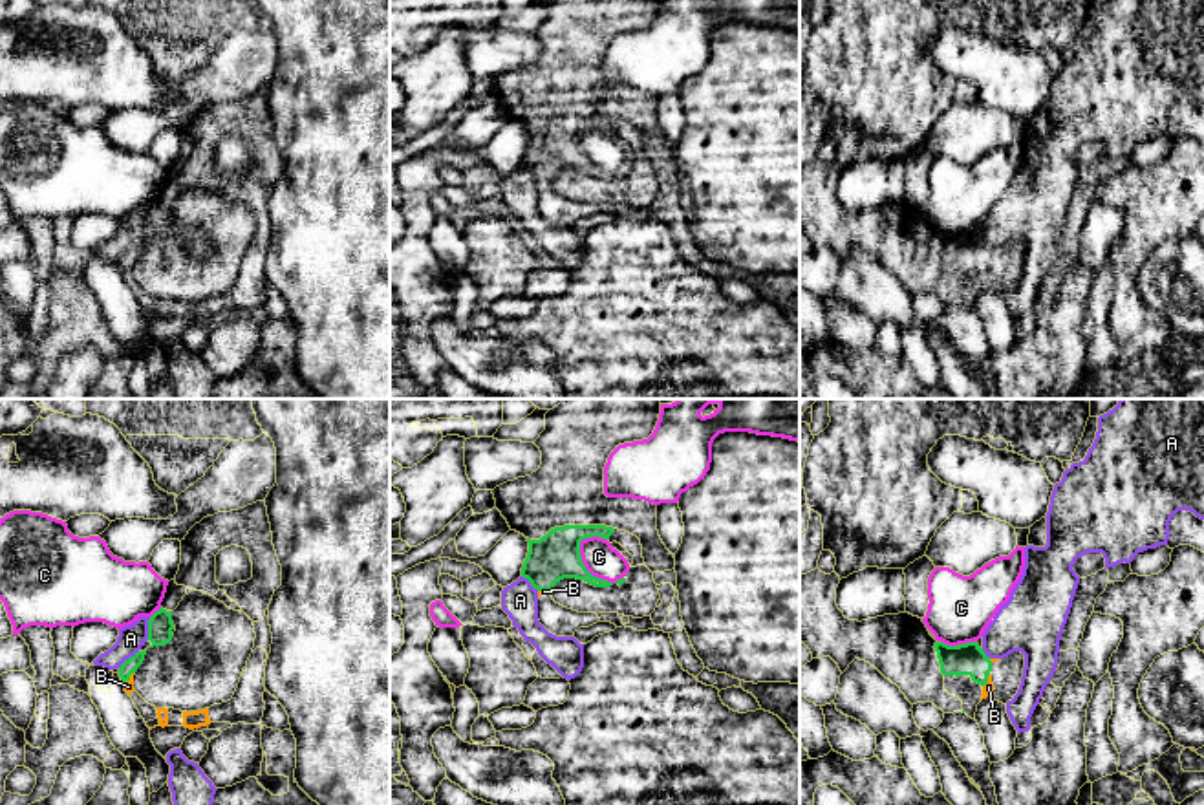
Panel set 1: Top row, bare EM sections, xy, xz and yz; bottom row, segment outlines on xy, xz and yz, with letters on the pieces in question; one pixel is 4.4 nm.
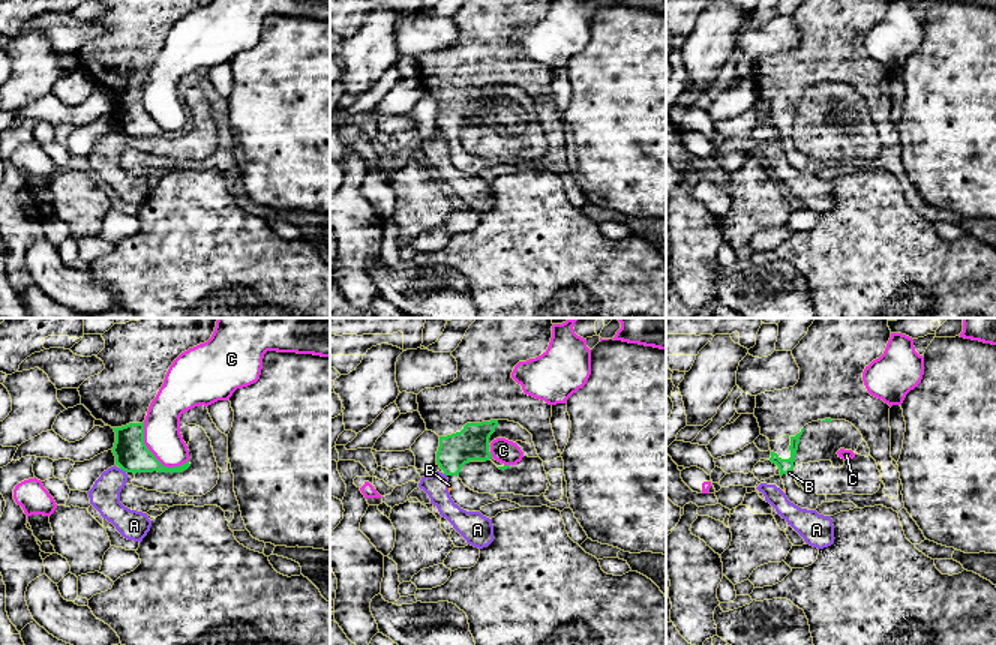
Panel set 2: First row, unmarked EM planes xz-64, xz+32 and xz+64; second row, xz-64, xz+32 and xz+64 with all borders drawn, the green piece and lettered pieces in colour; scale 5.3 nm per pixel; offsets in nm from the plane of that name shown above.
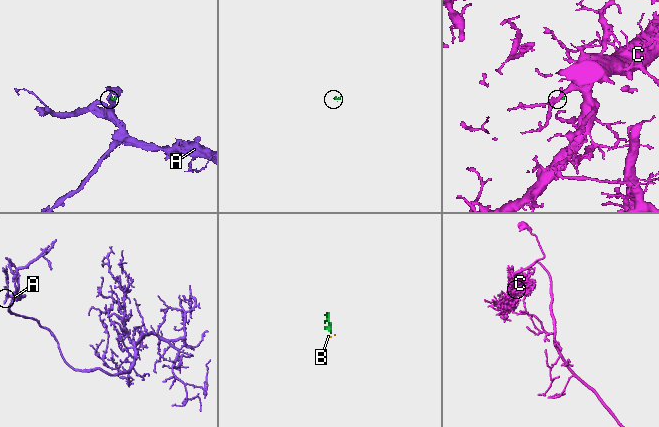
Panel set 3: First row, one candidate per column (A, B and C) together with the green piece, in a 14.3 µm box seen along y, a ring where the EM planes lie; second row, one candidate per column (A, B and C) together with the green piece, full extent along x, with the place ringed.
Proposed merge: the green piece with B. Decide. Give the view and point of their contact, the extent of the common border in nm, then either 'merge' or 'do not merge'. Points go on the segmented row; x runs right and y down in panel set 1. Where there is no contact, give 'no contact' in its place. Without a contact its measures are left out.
contact xy (128, 677); length 80 nm; merge

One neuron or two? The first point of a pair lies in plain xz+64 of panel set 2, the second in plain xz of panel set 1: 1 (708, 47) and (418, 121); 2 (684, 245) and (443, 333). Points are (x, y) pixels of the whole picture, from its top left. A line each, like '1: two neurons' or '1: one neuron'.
1: one neuron
2: two neurons

